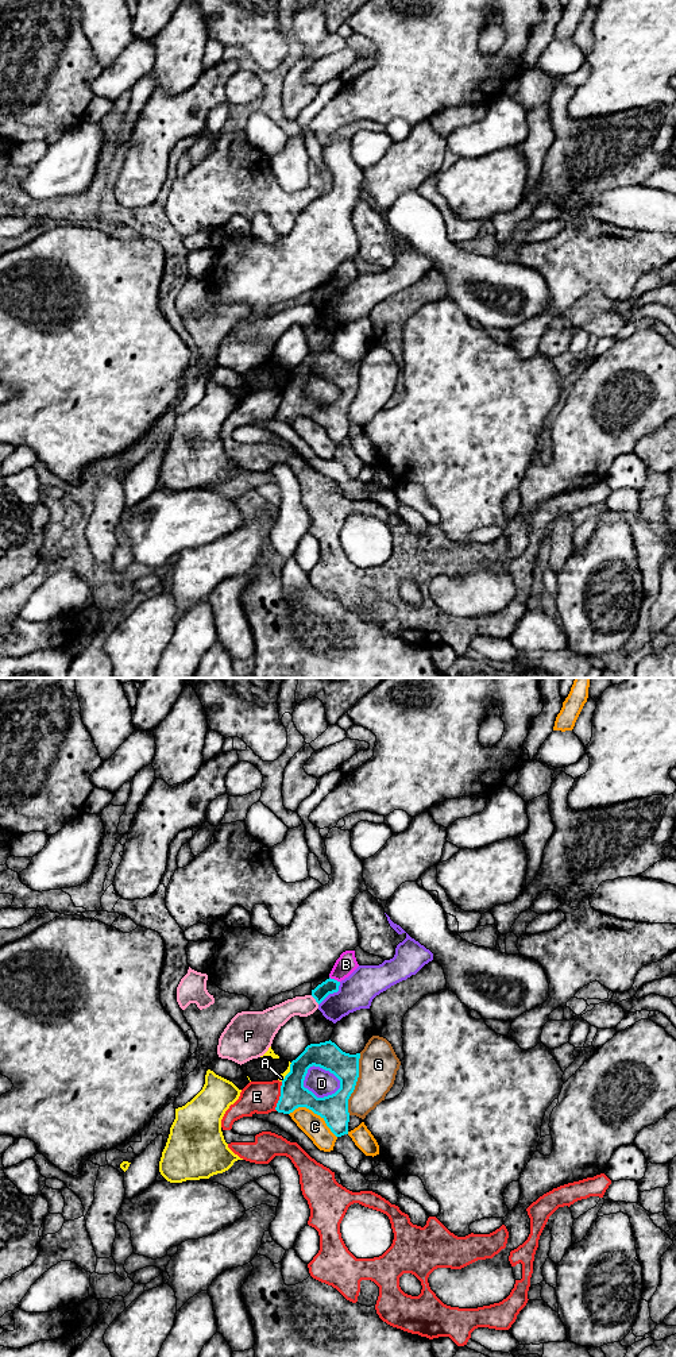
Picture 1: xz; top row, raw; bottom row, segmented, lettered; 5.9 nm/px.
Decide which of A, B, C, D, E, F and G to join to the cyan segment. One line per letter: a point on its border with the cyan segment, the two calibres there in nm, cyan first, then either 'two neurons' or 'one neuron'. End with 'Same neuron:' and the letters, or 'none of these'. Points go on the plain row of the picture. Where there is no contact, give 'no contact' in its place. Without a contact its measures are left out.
A: meets cyan in xz at (289, 381); 160 nm thick on the cyan side, 40 nm on the other; two neurons
B: meets cyan in xz at (333, 288); 90 nm thick on the cyan side, 120 nm on the other; two neurons
C: meets cyan in xz at (315, 421); 170 nm thick on the cyan side, 140 nm on the other; two neurons
D: meets cyan in xz at (320, 407); 170 nm thick on the cyan side, 160 nm on the other; two neurons
E: meets cyan in xz at (279, 405); 160 nm thick on the cyan side, 190 nm on the other; two neurons
F: meets cyan in xz at (315, 307); 90 nm thick on the cyan side, 130 nm on the other; two neurons
G: meets cyan in xz at (355, 393); 170 nm thick on the cyan side, 240 nm on the other; two neurons
Same neuron: none of these

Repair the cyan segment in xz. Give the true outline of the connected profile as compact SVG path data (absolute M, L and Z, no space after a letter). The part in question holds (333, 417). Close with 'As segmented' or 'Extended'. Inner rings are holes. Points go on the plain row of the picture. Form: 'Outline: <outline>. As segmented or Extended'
Outline: M331 348L308 354L291 370L275 419L290 423L298 416L306 416L320 424L336 446L348 443L348 408L359 386L359 367L360 362L345 362ZM313 374L329 379L340 389L340 397L335 402L317 406L304 396L308 378Z. As segmented

